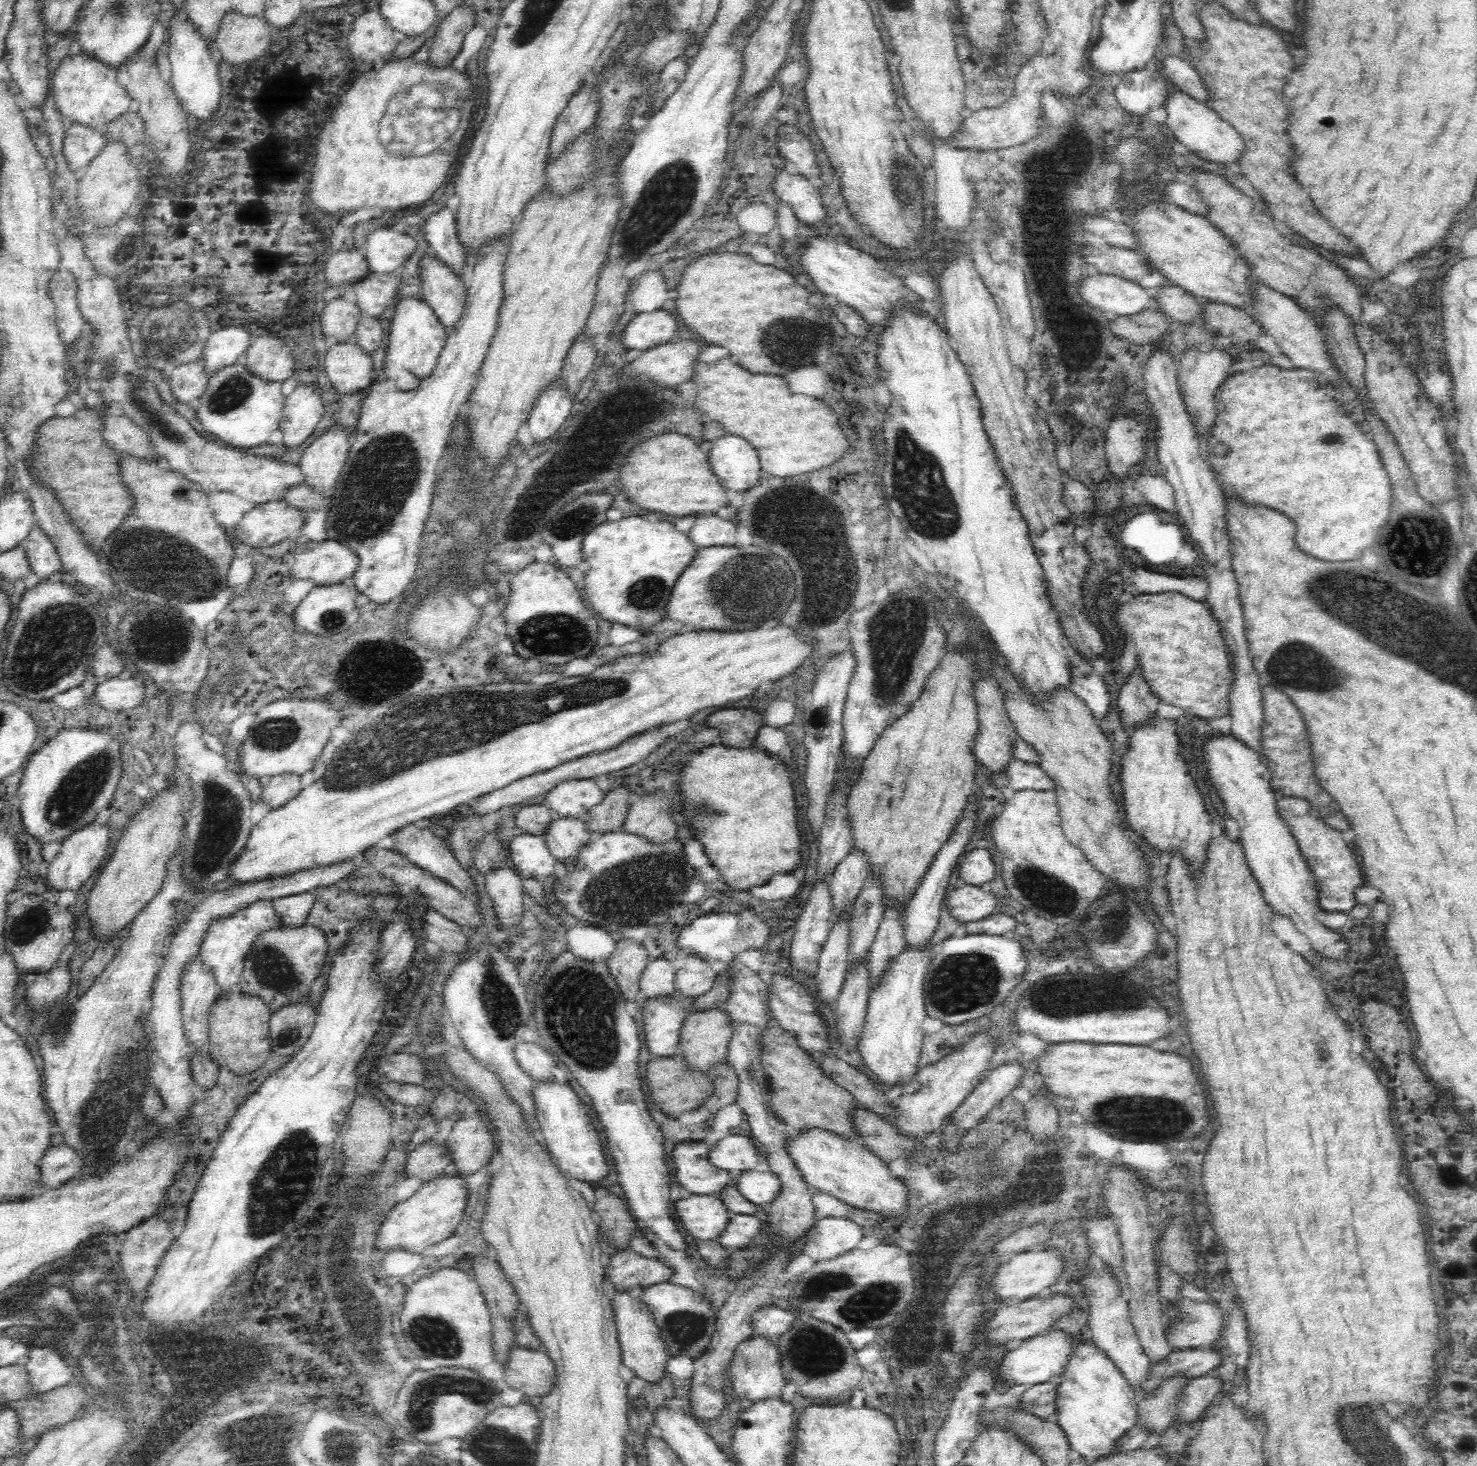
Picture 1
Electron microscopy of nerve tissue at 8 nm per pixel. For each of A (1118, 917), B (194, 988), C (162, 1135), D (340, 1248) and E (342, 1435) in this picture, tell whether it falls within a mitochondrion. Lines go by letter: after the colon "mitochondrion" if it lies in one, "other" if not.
A: mitochondrion
B: other
C: other
D: mitochondrion
E: mitochondrion

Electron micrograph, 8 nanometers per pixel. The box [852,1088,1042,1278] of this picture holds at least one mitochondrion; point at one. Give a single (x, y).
(963, 1221)

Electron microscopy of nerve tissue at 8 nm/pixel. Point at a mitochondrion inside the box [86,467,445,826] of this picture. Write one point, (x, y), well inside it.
(163, 557)

